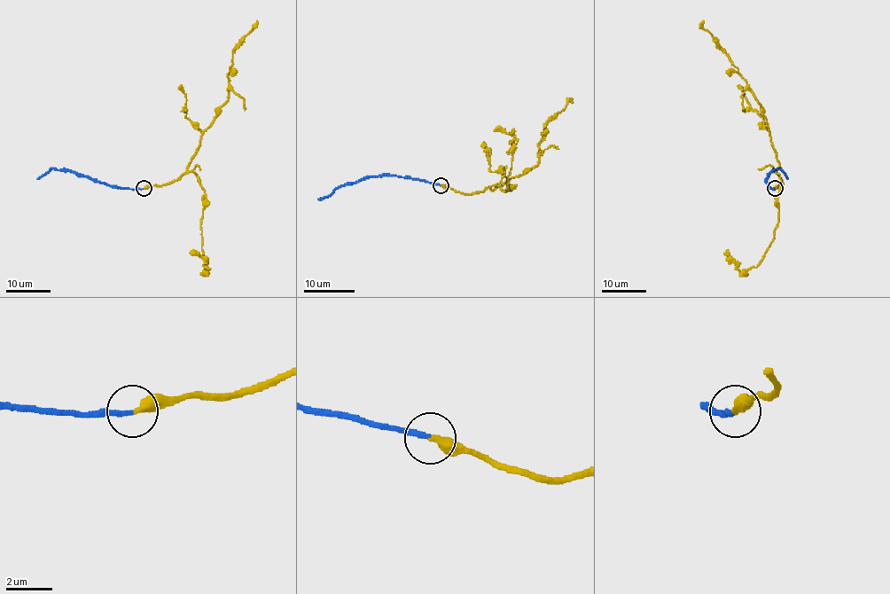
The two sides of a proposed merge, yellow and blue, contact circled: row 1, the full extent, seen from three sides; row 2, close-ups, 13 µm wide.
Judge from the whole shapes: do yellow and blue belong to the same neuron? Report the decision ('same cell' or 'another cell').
same cell

